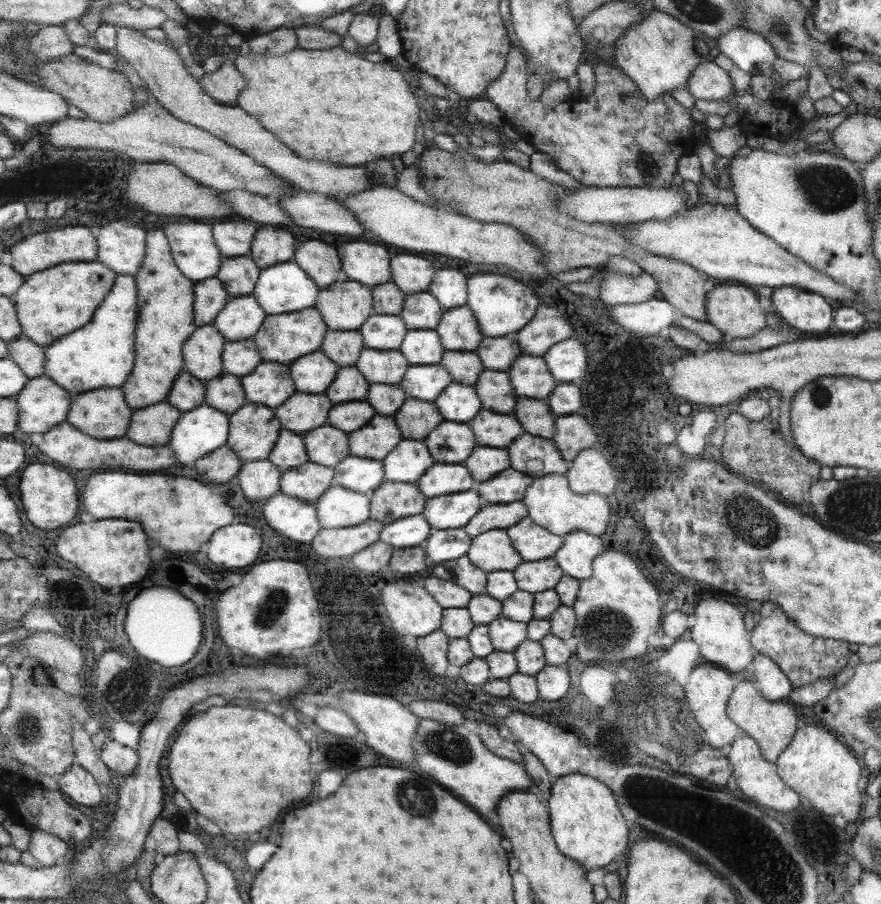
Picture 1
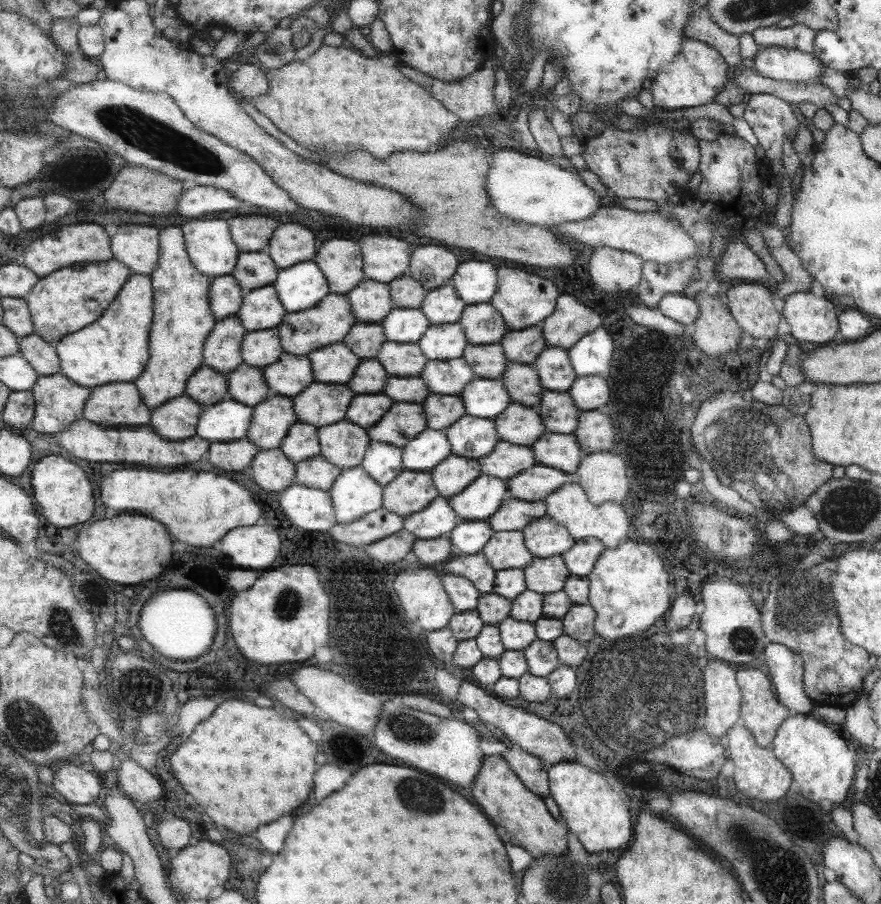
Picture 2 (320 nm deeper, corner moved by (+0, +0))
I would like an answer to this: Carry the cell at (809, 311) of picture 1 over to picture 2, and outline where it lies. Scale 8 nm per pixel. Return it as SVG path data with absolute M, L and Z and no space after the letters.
M807 291L794 292L780 303L789 334L800 342L817 342L807 346L829 344L837 334L837 310L825 297L817 298Z

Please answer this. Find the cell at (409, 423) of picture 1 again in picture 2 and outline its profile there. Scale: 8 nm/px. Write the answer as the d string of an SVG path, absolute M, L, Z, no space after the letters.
M430 393L425 397L421 406L427 419L427 428L433 430L447 429L465 415L464 403L458 395L445 396Z

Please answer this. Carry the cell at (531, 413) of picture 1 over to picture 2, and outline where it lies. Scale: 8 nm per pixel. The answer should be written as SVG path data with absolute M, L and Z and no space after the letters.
M545 390L536 409L547 432L569 434L579 425L580 410L567 393Z

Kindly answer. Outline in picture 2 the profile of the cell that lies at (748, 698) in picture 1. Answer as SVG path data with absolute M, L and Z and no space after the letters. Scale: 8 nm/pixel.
M750 665L747 669L736 672L736 683L741 691L740 718L747 730L752 731L756 742L762 747L770 747L776 730L789 718L791 712L776 697L775 690L772 688L772 681L766 673L754 669Z

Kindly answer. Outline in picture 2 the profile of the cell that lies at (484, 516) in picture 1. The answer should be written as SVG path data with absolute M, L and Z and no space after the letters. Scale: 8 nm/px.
M506 497L504 503L487 519L494 532L516 530L521 531L532 520L545 517L543 501L525 502Z

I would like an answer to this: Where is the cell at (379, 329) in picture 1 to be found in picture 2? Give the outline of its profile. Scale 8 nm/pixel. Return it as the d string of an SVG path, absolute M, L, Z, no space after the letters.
M394 307L380 324L387 341L416 343L431 323L421 309Z

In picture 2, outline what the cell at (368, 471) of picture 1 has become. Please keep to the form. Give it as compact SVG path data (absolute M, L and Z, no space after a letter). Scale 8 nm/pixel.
M371 441L362 466L384 488L402 472L403 450L389 443Z

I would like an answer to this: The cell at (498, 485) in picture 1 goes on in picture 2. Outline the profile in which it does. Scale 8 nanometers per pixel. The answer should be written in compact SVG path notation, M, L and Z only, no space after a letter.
M535 464L533 467L505 480L508 497L525 502L545 501L559 487L573 483L574 476L552 467Z

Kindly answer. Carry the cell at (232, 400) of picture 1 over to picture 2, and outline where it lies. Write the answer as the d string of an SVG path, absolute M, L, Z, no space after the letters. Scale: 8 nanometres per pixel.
M244 363L229 374L230 398L256 407L272 395L264 375L264 368Z

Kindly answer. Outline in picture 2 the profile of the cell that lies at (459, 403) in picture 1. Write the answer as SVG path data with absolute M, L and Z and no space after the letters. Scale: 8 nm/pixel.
M477 376L464 386L463 392L459 393L458 396L464 403L465 415L477 418L493 419L503 413L512 403L508 391L505 390L504 383L500 379L486 379Z

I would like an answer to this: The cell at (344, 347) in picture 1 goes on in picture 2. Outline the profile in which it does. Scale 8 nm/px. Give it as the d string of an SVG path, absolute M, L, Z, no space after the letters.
M358 322L344 341L355 354L366 360L377 356L386 338L381 324Z

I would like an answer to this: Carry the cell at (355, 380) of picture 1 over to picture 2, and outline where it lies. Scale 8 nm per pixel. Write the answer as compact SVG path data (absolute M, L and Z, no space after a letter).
M366 359L359 365L356 376L348 385L357 395L377 394L384 389L388 377L389 374L377 359Z

